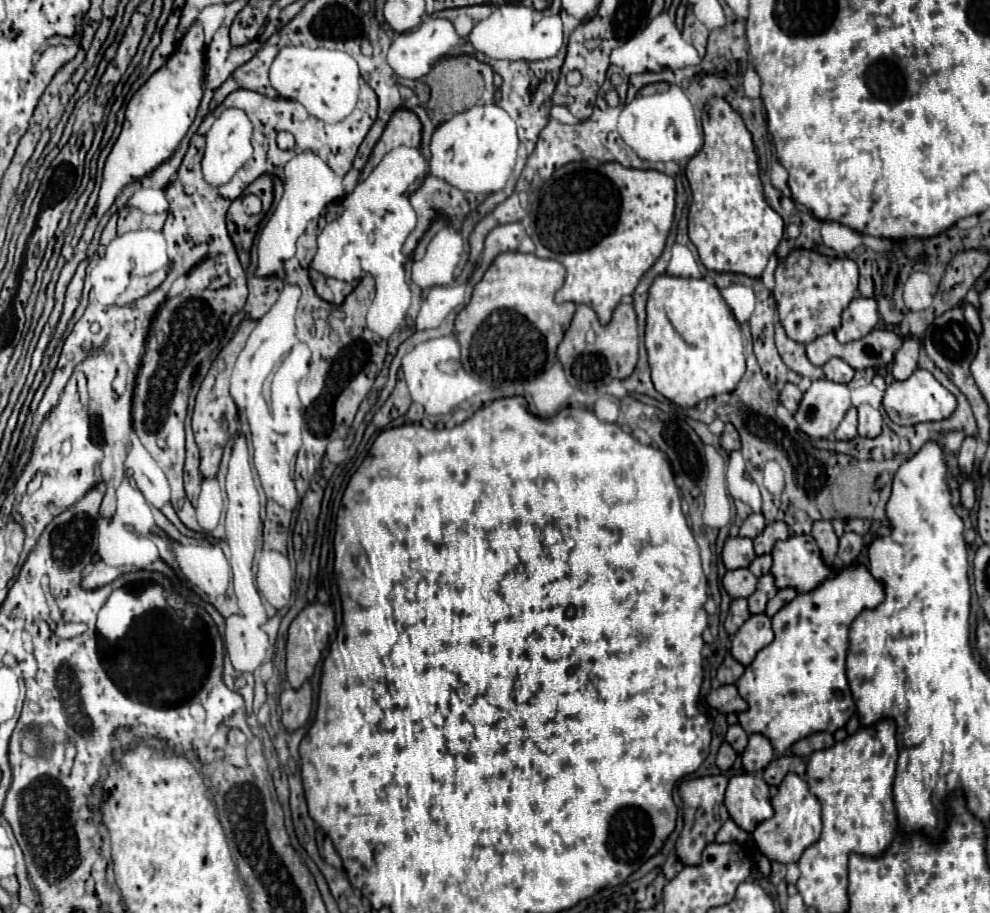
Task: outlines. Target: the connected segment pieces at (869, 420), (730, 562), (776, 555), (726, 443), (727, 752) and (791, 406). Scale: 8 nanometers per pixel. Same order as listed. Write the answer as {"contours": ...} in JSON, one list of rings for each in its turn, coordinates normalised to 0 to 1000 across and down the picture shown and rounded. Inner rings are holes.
{"contours":[[[[872,441],[872,444],[866,446],[866,455],[868,455],[868,476],[886,479],[890,474],[892,457],[890,457],[890,452],[886,448]]],[[[742,588],[742,590],[734,590],[730,606],[728,606],[730,619],[734,623],[748,623],[748,621],[757,621],[759,614],[763,612],[763,604],[761,604],[761,593],[755,588]]],[[[799,586],[797,590],[783,595],[779,608],[781,608],[779,628],[783,630],[783,643],[785,645],[799,643],[805,650],[815,650],[815,647],[821,647],[823,643],[827,643],[831,636],[845,630],[843,621],[839,621],[831,614],[831,610],[829,610],[819,586]]],[[[734,463],[732,465],[732,472],[730,472],[730,476],[728,476],[728,490],[732,492],[732,494],[746,494],[746,490],[748,490],[748,485],[746,485],[746,476],[744,476],[744,472],[742,472],[742,468],[738,465],[738,463]]],[[[730,814],[730,816],[726,818],[726,825],[724,825],[724,840],[726,840],[728,844],[734,844],[734,842],[742,836],[742,831],[744,831],[744,825],[738,820],[736,814]]],[[[793,419],[791,426],[789,426],[789,430],[787,430],[787,441],[793,444],[797,452],[803,452],[803,450],[805,450],[805,444],[807,444],[807,439],[809,439],[809,435],[811,435],[811,430],[807,428],[805,422]]]]}

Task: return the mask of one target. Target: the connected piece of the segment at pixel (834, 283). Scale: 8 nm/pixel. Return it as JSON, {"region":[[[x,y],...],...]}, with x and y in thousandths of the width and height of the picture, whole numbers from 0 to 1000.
{"region":[[[805,273],[783,295],[783,330],[793,365],[811,378],[847,358],[849,341],[866,319],[866,290],[860,284],[837,284],[823,275]]]}

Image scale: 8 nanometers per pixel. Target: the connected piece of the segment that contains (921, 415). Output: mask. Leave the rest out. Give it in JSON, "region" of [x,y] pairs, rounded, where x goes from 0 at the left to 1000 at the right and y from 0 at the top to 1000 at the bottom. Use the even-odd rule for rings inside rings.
{"region":[[[924,404],[922,411],[914,417],[902,417],[894,426],[894,435],[892,435],[892,448],[898,455],[898,459],[906,465],[926,465],[932,461],[951,461],[963,452],[965,444],[967,444],[965,435],[934,404]]]}

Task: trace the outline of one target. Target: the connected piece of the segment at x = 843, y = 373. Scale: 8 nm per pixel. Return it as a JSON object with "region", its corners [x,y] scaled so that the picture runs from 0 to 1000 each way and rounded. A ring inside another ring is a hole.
{"region":[[[837,393],[833,400],[831,400],[831,406],[833,406],[833,413],[841,419],[858,419],[862,415],[862,402],[856,400],[852,393]]]}

